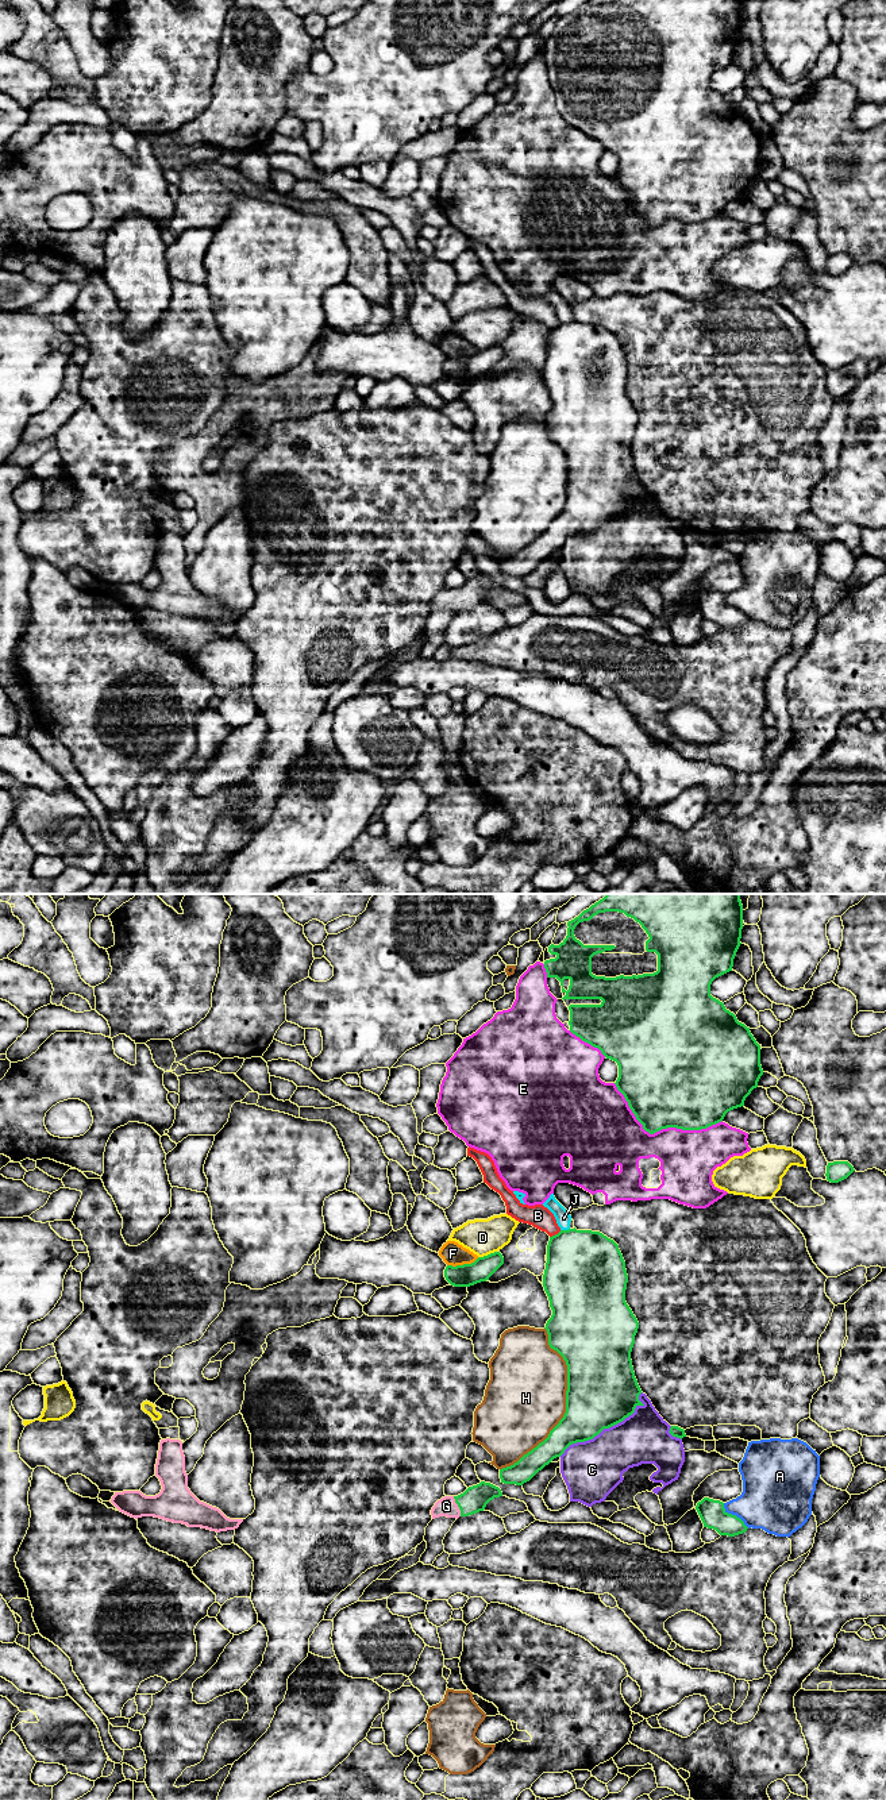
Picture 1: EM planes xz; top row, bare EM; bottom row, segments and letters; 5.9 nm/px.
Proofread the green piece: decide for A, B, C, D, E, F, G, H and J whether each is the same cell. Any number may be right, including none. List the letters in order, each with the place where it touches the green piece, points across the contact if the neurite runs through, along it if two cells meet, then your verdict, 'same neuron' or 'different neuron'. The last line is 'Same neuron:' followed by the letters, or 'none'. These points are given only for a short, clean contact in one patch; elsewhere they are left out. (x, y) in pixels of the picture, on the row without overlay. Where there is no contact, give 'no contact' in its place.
A: meets green in xz at (734, 608); border along xz (723, 596), (728, 605), (735, 606), (748, 620); different neuron
B: meets green in xz at (555, 327); border along xz (561, 323), (550, 330); different neuron
C: meets green in xz at (607, 520); different neuron
D: meets green in xz at (488, 347); different neuron
E: meets green in xz at (661, 222); different neuron
F: meets green in xz at (463, 357); different neuron
G: meets green in xz at (458, 598); runs through xz (474, 592), (458, 598), (446, 598); same neuron
H: meets green in xz at (566, 497); different neuron
J: meets green in xz at (565, 323); border along xz (569, 320), (561, 323); different neuron
Same neuron: G

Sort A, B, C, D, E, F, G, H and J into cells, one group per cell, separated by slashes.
A / B / C / D / E / F / G / H / J

